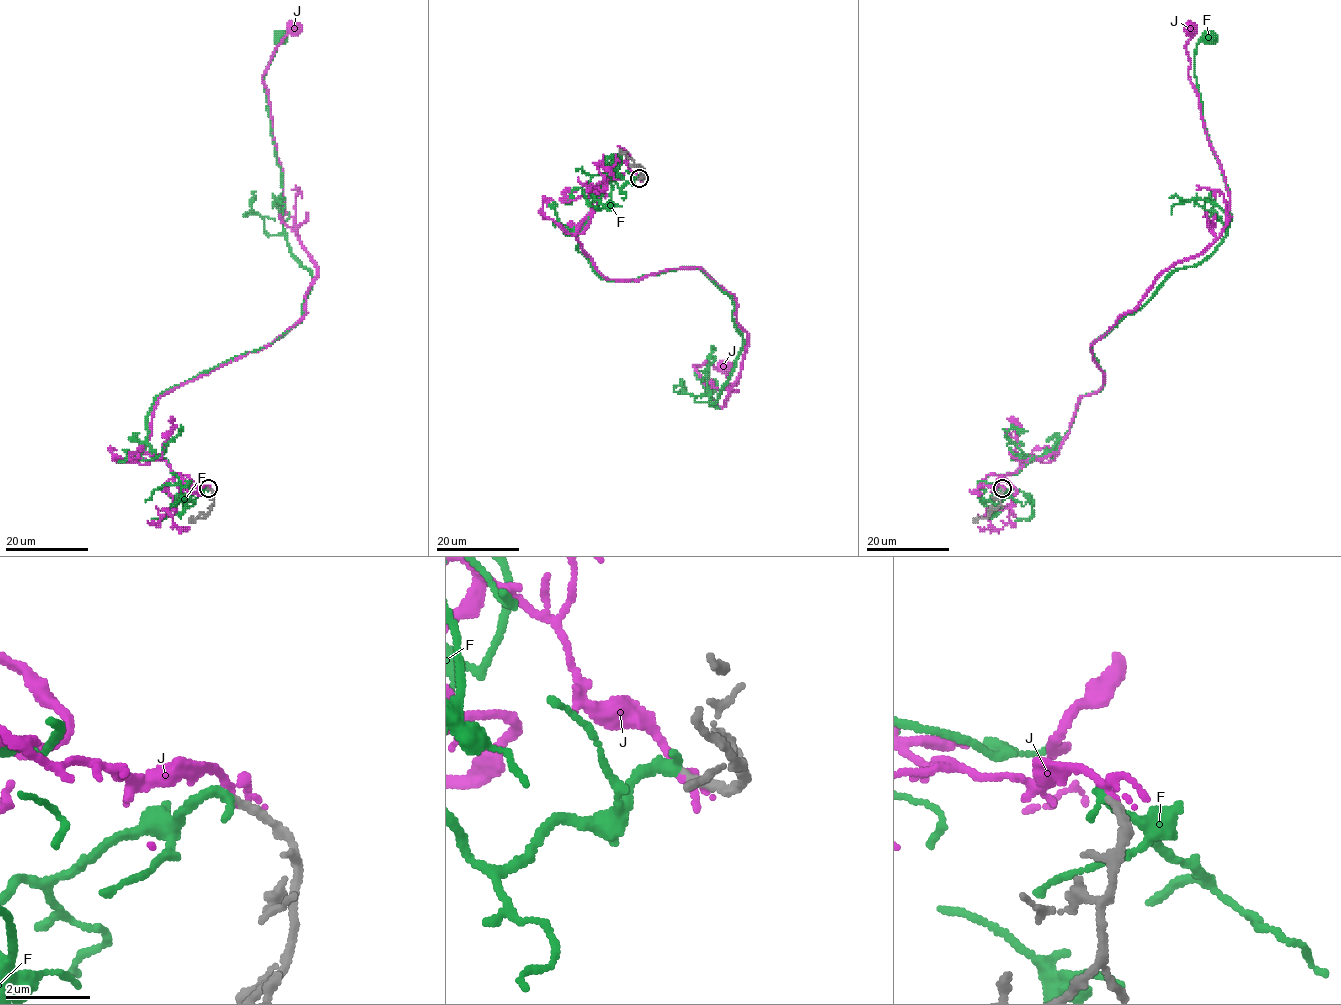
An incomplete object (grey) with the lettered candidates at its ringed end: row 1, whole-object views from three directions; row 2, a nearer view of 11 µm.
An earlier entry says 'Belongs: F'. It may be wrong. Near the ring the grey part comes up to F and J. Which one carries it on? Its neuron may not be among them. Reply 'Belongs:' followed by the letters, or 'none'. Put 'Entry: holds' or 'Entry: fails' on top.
Entry: fails
Belongs: J

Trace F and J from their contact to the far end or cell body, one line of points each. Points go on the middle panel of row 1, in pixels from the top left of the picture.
F: (639, 177), (610, 155), (577, 249), (731, 298), (720, 407), (695, 371), (713, 386)
J: (639, 178), (616, 157), (574, 235), (603, 276), (699, 267), (735, 298), (720, 406), (693, 365), (724, 368)

